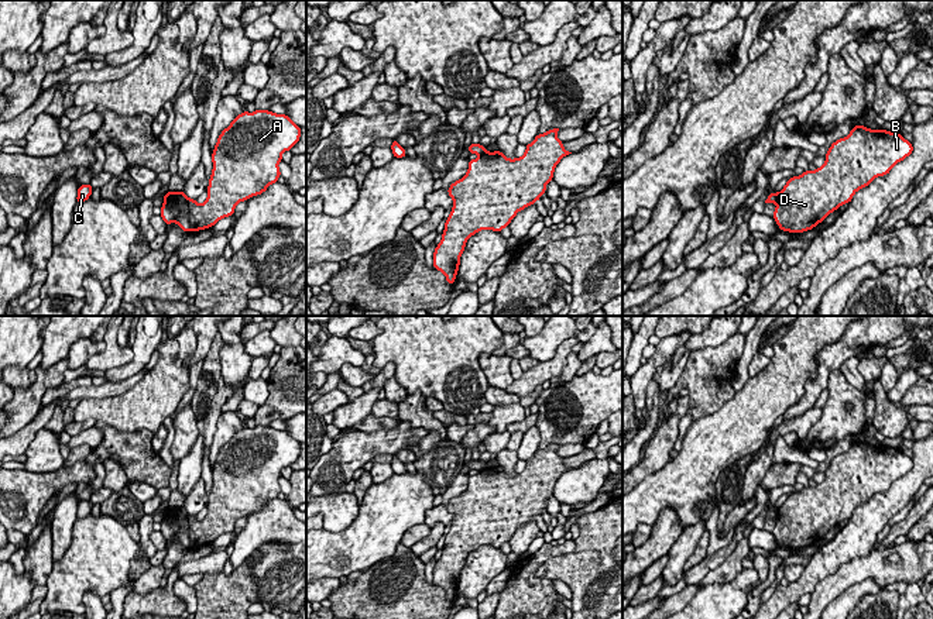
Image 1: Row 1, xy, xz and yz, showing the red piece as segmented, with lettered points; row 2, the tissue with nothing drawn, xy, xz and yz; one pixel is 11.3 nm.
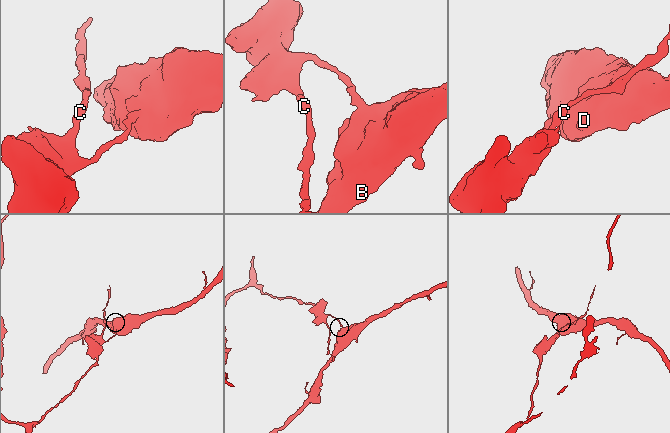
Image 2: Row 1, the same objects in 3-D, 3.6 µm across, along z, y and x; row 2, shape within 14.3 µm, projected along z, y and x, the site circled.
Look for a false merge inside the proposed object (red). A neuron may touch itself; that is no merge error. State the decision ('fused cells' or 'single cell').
fused cells

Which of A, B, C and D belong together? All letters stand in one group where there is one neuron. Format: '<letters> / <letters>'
A B D / C

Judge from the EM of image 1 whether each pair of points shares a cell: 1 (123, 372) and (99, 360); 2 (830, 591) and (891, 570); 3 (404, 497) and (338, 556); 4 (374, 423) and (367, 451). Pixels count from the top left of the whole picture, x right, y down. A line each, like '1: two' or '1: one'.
1: two
2: one
3: one
4: two

